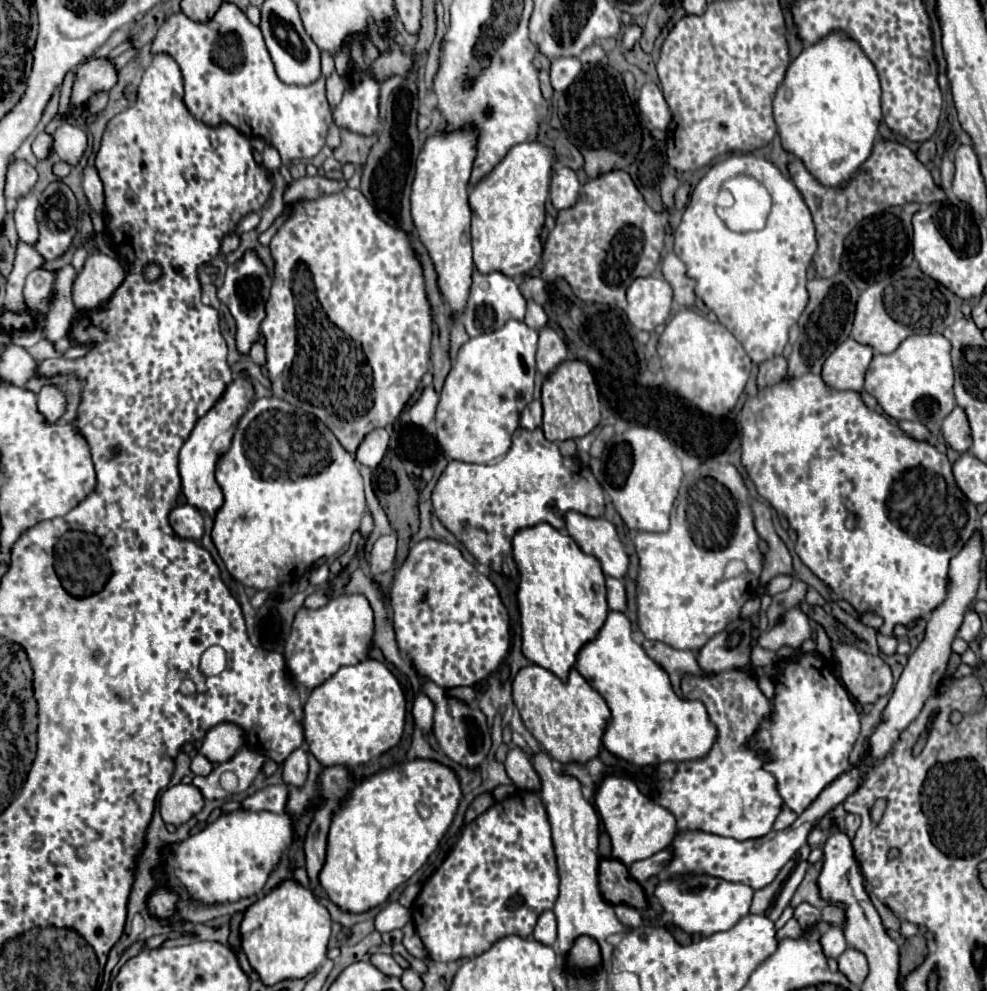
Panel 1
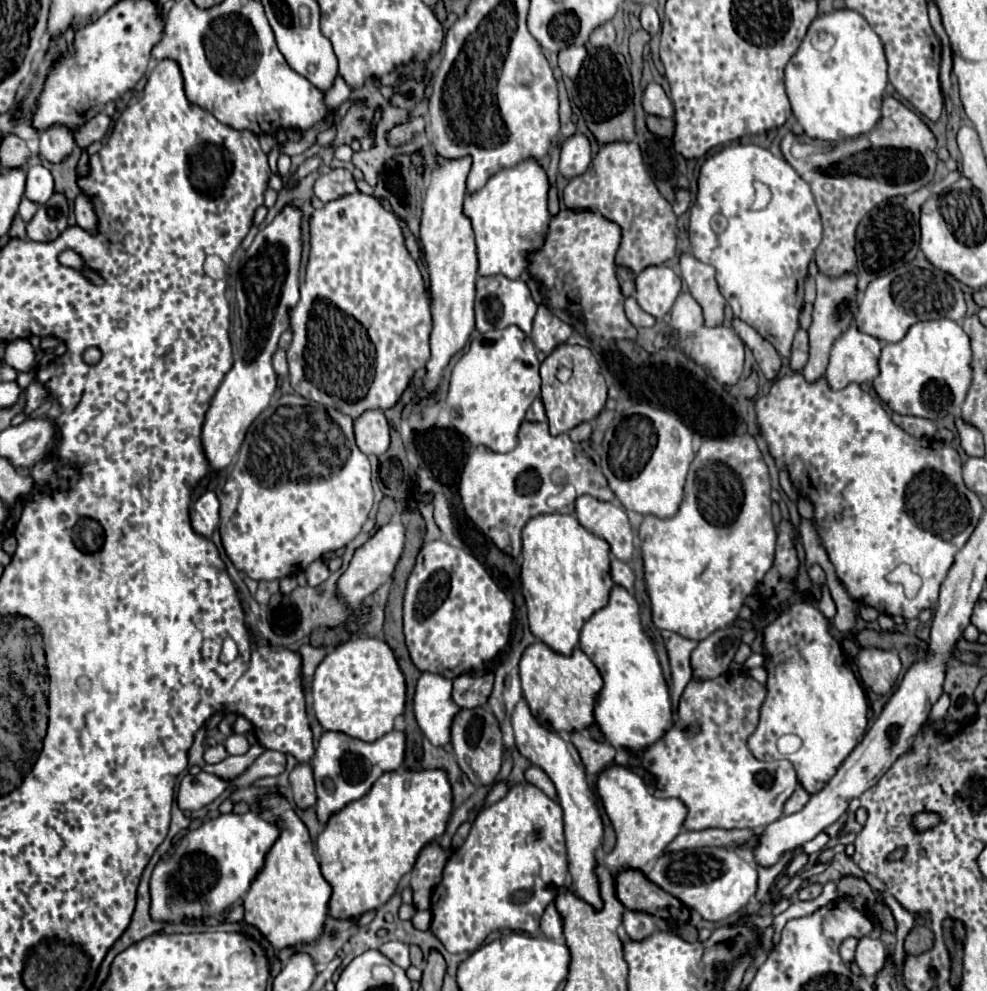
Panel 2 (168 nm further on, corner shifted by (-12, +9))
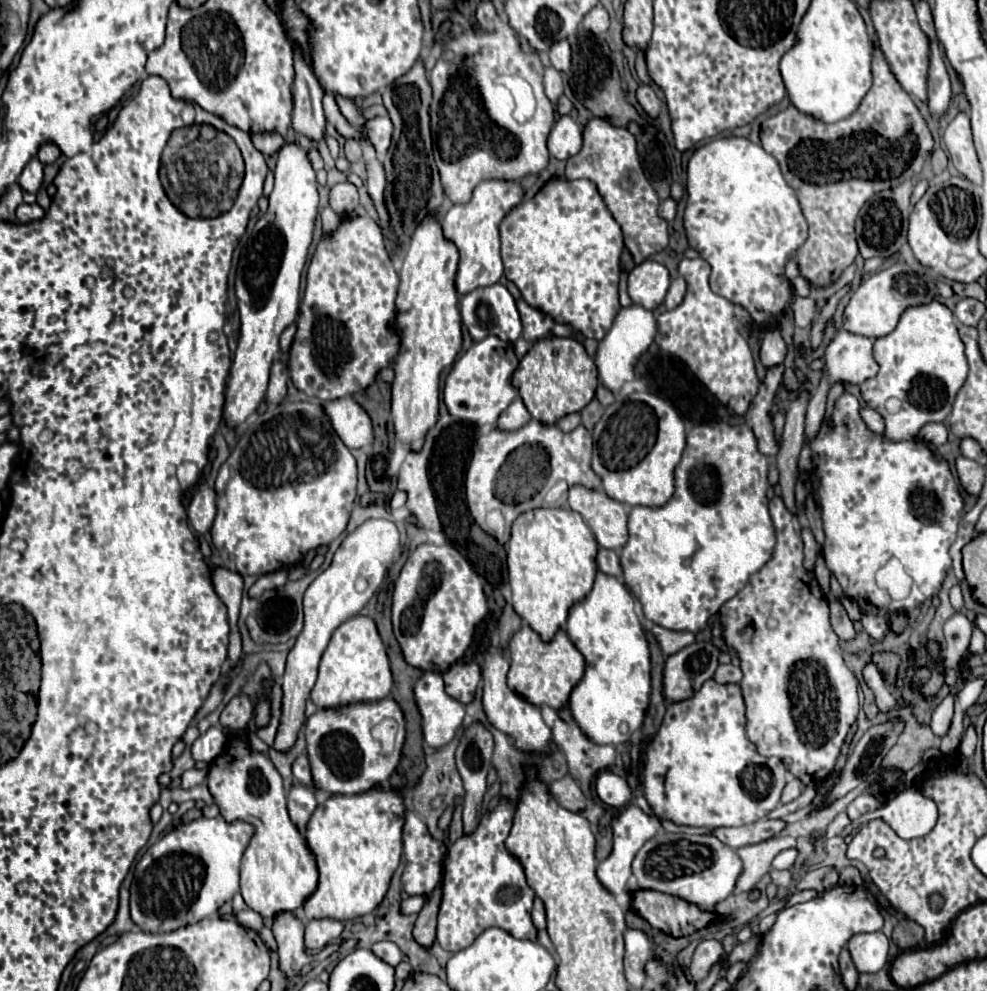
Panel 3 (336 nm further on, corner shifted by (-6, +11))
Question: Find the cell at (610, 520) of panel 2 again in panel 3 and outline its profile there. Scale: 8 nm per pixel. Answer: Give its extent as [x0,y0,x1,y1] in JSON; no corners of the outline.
[568,485,628,551]

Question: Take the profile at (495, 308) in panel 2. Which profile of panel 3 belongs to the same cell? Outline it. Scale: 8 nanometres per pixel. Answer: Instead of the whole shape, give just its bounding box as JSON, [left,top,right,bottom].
[460,283,522,341]

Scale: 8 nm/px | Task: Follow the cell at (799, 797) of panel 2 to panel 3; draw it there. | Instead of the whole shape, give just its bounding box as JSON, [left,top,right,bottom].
[782,777,804,803]

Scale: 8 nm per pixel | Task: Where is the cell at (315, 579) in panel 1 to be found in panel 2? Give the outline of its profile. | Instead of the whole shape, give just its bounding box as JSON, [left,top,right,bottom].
[304,560,330,587]

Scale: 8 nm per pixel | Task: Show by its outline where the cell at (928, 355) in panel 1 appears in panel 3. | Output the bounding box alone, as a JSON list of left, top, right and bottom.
[860,299,968,441]

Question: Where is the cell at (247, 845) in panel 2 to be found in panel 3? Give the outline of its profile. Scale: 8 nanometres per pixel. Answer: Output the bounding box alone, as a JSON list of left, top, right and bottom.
[130,817,254,933]

